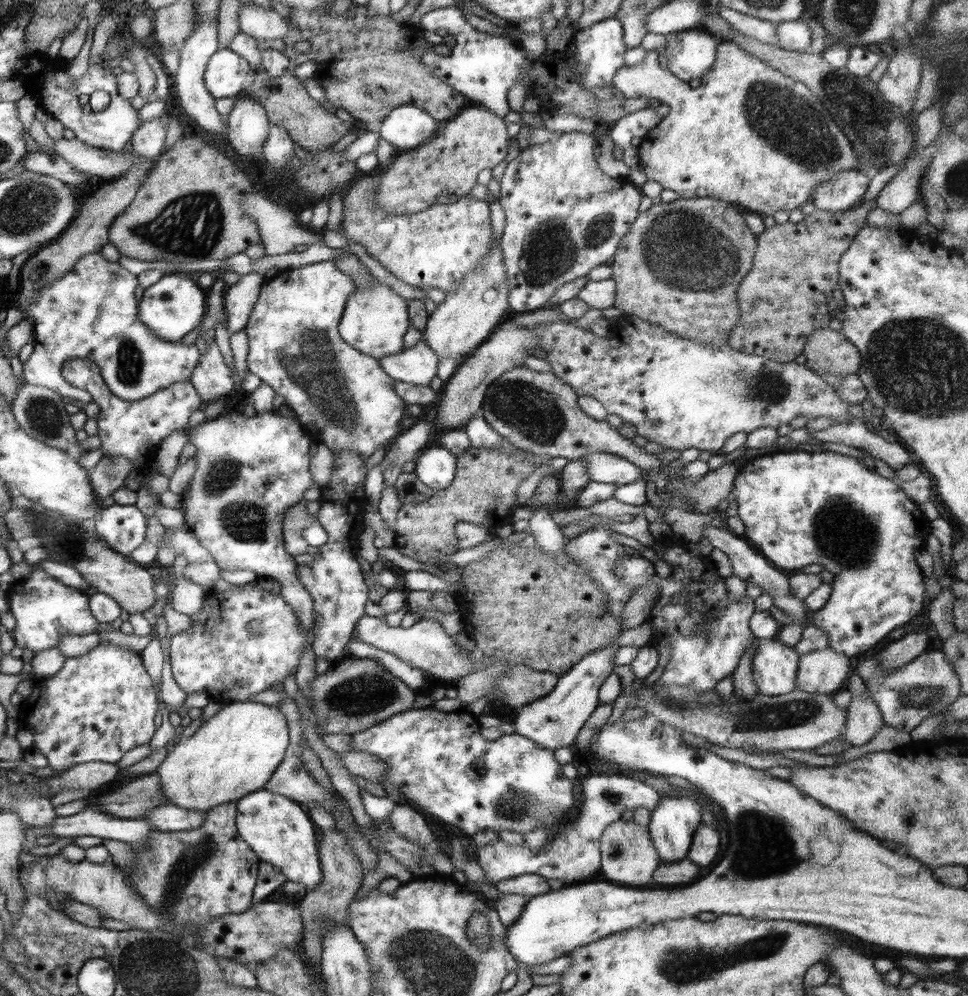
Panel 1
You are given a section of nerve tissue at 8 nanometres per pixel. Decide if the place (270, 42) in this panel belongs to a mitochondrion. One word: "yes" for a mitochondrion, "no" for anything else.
no

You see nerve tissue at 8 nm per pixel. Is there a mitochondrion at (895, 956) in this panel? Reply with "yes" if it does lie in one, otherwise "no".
no

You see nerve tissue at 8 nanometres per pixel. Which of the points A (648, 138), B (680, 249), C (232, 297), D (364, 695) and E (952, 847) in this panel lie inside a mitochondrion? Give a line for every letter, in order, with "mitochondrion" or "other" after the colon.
A: other
B: mitochondrion
C: other
D: mitochondrion
E: other

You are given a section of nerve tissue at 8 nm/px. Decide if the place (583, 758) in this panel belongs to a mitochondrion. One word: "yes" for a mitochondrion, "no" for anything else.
no

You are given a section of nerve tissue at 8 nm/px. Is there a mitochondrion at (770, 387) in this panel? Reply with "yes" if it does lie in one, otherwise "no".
yes

